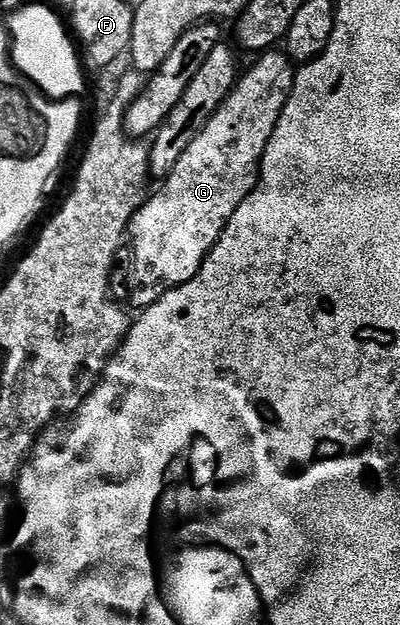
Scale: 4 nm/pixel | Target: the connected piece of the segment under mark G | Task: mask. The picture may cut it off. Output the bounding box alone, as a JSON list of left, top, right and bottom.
[128,51,295,311]

